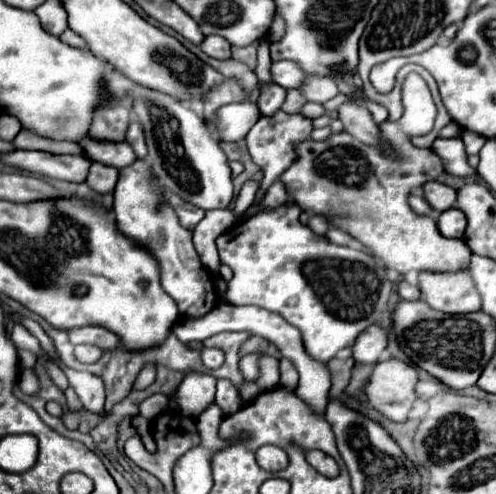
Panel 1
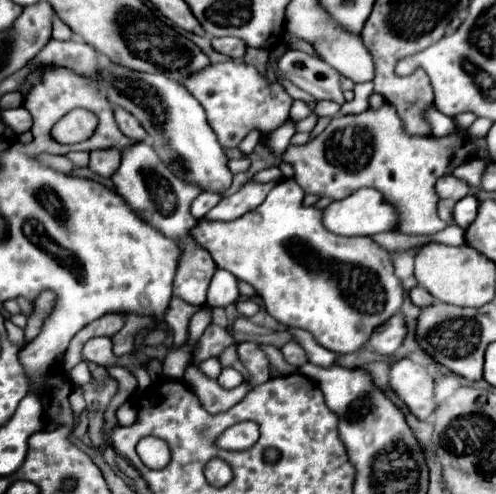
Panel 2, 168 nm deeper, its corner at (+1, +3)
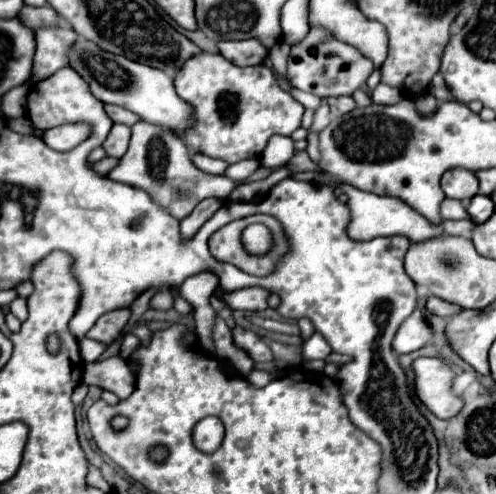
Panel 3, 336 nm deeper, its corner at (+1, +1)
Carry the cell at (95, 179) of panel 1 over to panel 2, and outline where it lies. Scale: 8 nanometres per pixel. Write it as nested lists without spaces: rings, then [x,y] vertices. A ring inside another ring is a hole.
[[[116,147],[110,149],[98,149],[90,153],[90,165],[88,169],[92,169],[94,173],[102,175],[102,177],[112,177],[112,173],[118,169],[120,165],[120,151]]]

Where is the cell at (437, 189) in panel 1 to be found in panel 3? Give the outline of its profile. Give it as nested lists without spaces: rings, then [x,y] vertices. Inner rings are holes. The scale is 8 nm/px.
[[[450,169],[442,177],[442,191],[446,197],[468,201],[478,193],[478,179],[474,171],[468,169]]]

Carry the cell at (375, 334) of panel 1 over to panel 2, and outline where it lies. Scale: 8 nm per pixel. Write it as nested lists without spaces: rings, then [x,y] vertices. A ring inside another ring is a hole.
[[[398,313],[392,319],[388,319],[384,325],[376,327],[376,331],[370,337],[368,347],[380,355],[392,355],[404,341],[406,337],[406,323],[404,323],[404,315]]]

